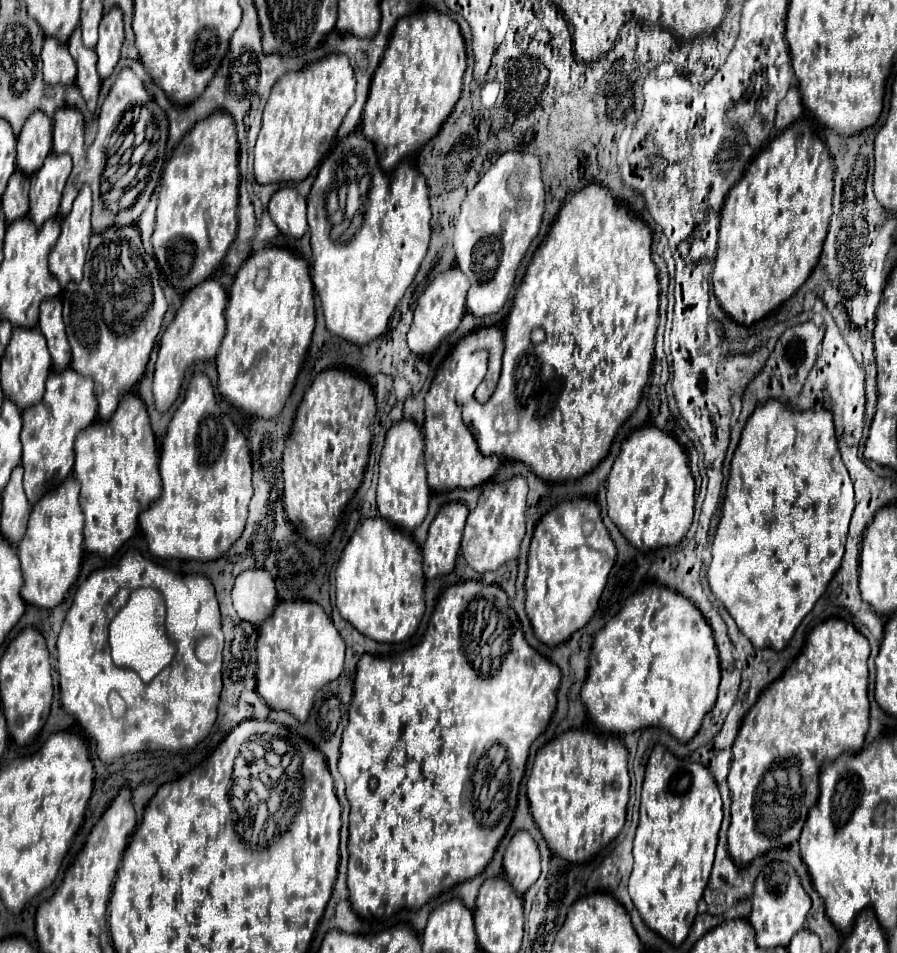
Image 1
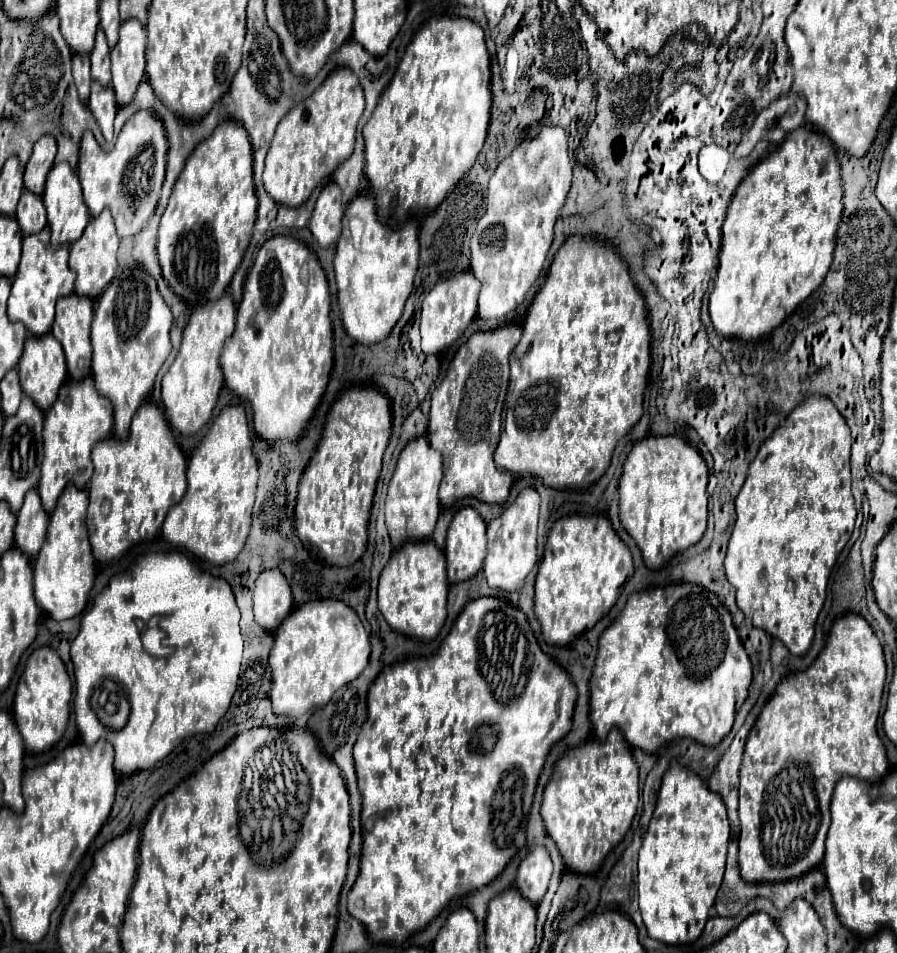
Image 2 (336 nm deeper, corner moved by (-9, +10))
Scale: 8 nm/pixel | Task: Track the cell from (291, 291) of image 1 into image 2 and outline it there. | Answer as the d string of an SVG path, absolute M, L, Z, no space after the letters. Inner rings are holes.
M293 236L269 238L247 274L237 326L219 358L225 386L251 402L259 438L295 442L307 430L333 370L329 310L329 284L315 252Z

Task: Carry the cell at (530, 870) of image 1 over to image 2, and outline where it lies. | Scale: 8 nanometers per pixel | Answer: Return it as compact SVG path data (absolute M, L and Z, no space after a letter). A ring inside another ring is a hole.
M535 846L517 870L517 890L523 898L533 904L539 904L547 892L547 884L551 878L551 858L543 846Z

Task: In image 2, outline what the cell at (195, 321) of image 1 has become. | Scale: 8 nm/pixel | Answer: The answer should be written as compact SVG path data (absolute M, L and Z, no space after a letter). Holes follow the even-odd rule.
M225 294L215 304L205 304L197 308L185 326L179 354L161 380L163 404L169 416L169 424L179 434L185 436L197 434L213 414L213 408L219 398L219 390L223 386L219 354L223 350L225 340L233 334L235 312L237 308L233 298Z

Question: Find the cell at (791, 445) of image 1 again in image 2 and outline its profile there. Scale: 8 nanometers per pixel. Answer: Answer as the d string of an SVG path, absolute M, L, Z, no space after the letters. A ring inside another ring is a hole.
M809 396L799 408L795 408L789 416L789 426L783 426L779 430L773 432L773 436L769 436L761 448L759 454L755 456L755 460L749 464L749 474L747 480L743 484L743 488L737 494L735 500L735 512L737 512L737 522L735 522L735 530L731 534L729 540L729 550L727 550L727 558L725 558L725 570L727 570L727 580L733 584L733 588L737 590L737 606L743 610L745 618L757 626L763 628L767 634L771 634L773 638L781 640L793 654L805 656L813 636L815 636L815 622L817 616L825 604L827 598L827 584L829 584L829 576L831 570L835 566L835 560L839 556L839 552L843 550L843 546L847 544L853 526L855 526L855 498L851 494L851 466L849 466L849 454L851 454L851 430L845 422L845 418L839 414L839 410L835 408L835 404L825 398L825 396Z

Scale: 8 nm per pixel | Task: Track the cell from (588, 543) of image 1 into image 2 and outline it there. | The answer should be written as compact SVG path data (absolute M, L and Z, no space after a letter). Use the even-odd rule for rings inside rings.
M563 516L559 518L547 538L539 572L535 578L535 616L547 644L567 646L577 634L593 628L617 602L621 586L633 574L631 552L625 542L613 532L609 520L603 516Z

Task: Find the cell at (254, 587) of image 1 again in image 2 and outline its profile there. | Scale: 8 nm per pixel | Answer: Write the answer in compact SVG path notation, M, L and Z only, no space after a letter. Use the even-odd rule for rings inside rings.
M265 570L255 582L255 622L267 632L275 632L277 626L293 610L291 586L281 570Z

